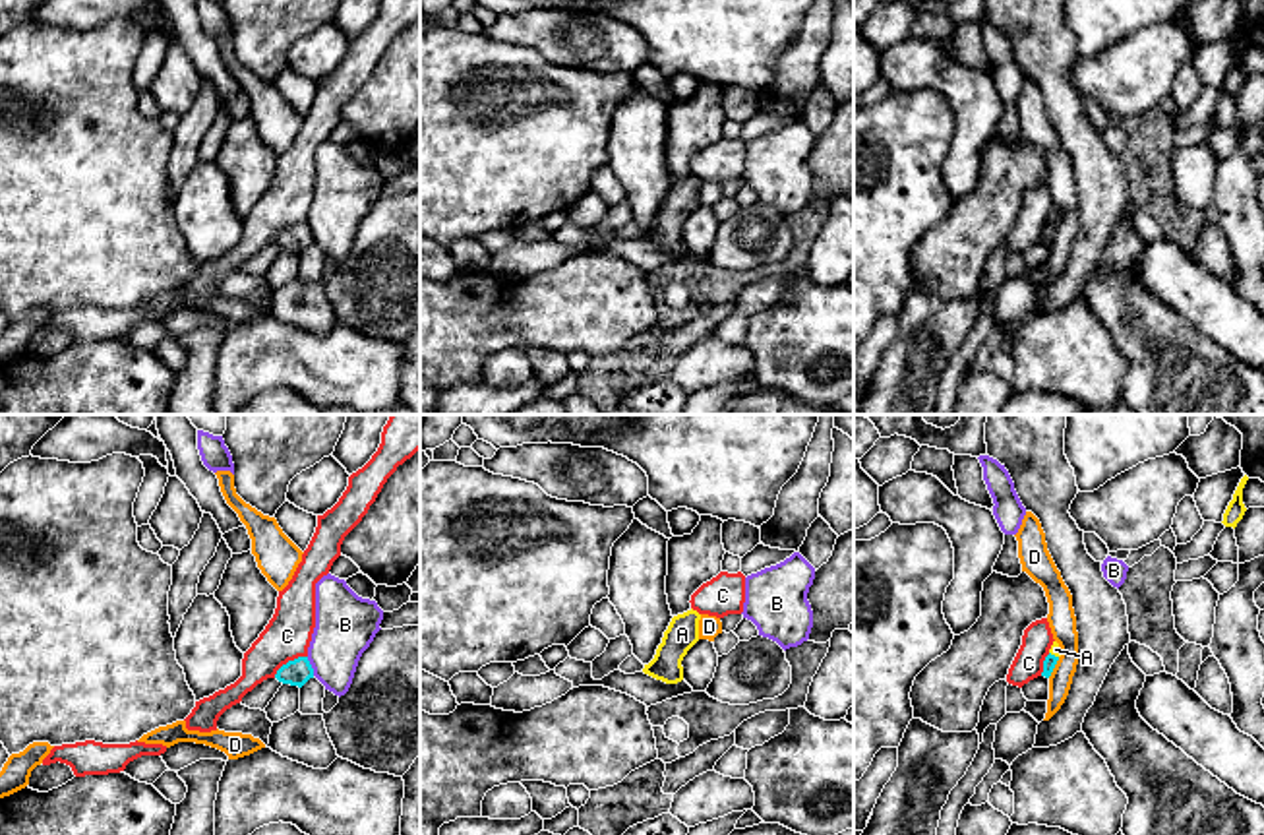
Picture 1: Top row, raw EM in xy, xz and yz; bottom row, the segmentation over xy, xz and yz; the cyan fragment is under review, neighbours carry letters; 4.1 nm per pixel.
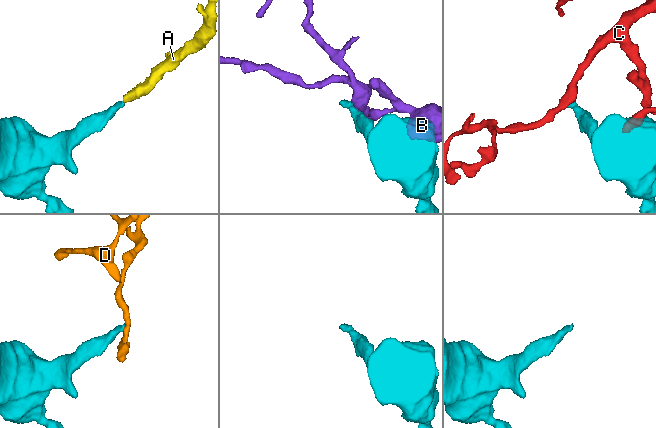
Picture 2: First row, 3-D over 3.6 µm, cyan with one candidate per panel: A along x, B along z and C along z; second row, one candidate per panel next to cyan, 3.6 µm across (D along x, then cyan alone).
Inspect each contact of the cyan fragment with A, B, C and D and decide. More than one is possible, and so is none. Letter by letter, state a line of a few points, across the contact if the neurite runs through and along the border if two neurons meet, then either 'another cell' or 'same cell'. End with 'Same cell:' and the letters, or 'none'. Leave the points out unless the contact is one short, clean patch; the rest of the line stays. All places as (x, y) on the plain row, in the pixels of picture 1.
A: yz (1050, 227), (1053, 221), (1055, 216) | same cell
B: another cell
C: xy (306, 221), (289, 225), (273, 243) | another cell
D: yz (1059, 223), (1048, 243) | another cell
Same cell: A

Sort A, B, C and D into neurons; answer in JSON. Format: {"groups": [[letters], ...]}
{"groups": [["A"], ["B"], ["C"], ["D"]]}

